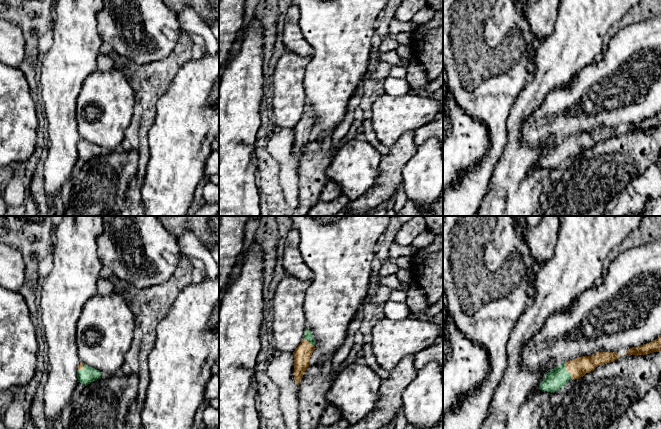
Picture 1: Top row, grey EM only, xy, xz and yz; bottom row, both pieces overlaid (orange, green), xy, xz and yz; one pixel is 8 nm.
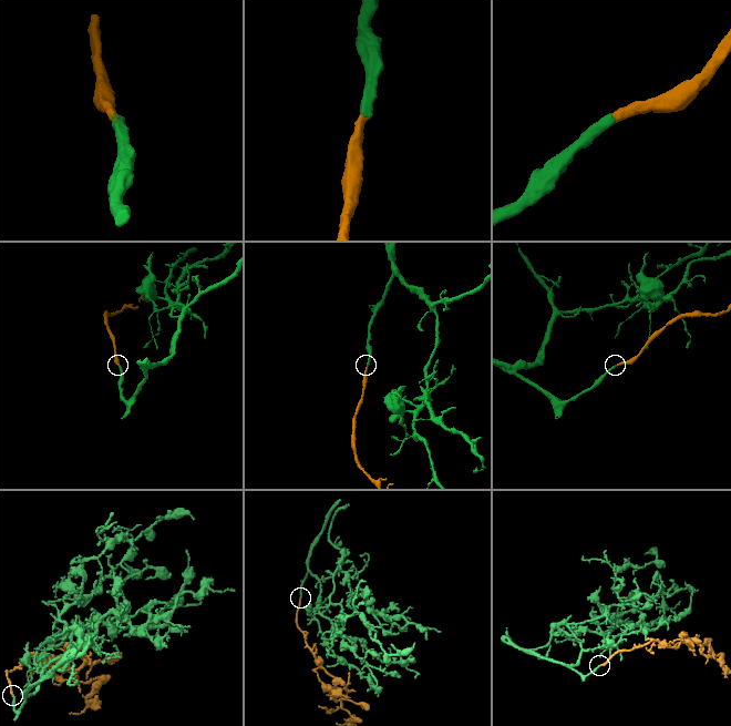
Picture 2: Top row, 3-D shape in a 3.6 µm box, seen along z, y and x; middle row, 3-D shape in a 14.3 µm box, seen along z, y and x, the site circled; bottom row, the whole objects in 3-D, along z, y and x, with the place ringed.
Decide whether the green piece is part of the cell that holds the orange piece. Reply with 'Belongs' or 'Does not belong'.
Belongs

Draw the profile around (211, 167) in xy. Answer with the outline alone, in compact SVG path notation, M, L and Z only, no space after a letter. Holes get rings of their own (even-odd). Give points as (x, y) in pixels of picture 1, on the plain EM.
M214 145L204 166L203 177L219 174L219 145Z

